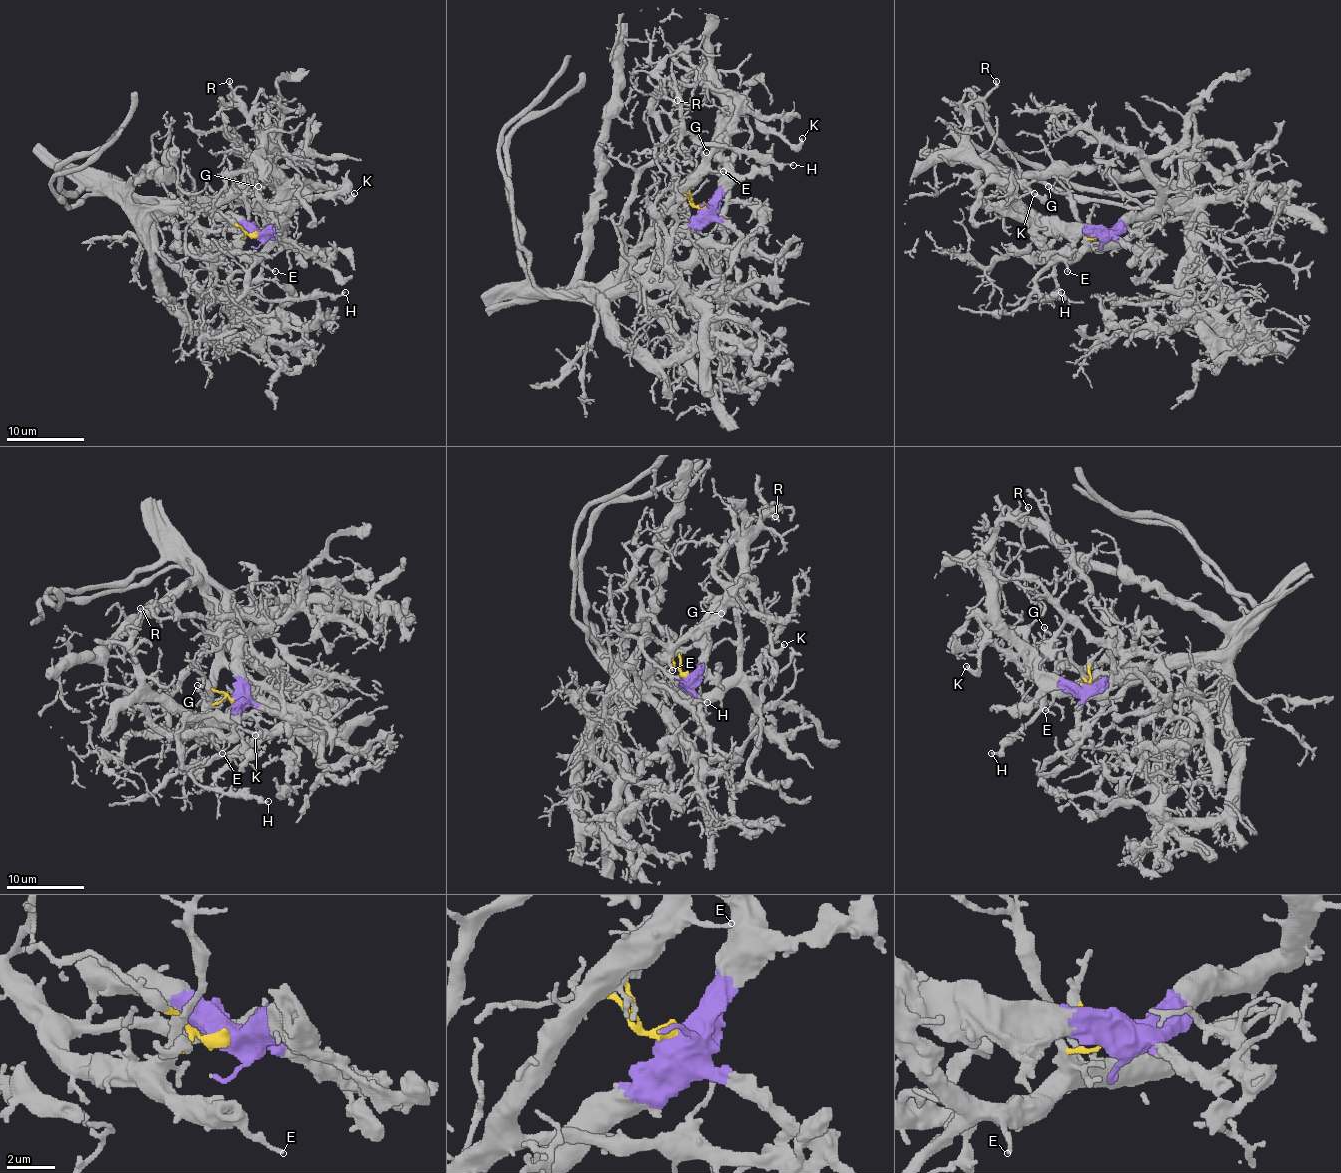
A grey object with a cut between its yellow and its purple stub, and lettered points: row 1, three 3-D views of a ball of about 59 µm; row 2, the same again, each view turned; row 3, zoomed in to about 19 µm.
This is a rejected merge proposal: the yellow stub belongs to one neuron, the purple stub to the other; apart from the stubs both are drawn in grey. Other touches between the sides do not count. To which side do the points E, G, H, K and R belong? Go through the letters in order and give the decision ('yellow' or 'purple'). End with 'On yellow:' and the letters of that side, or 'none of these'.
E: yellow
G: yellow
H: yellow
K: purple
R: purple
On yellow: E, G, H

